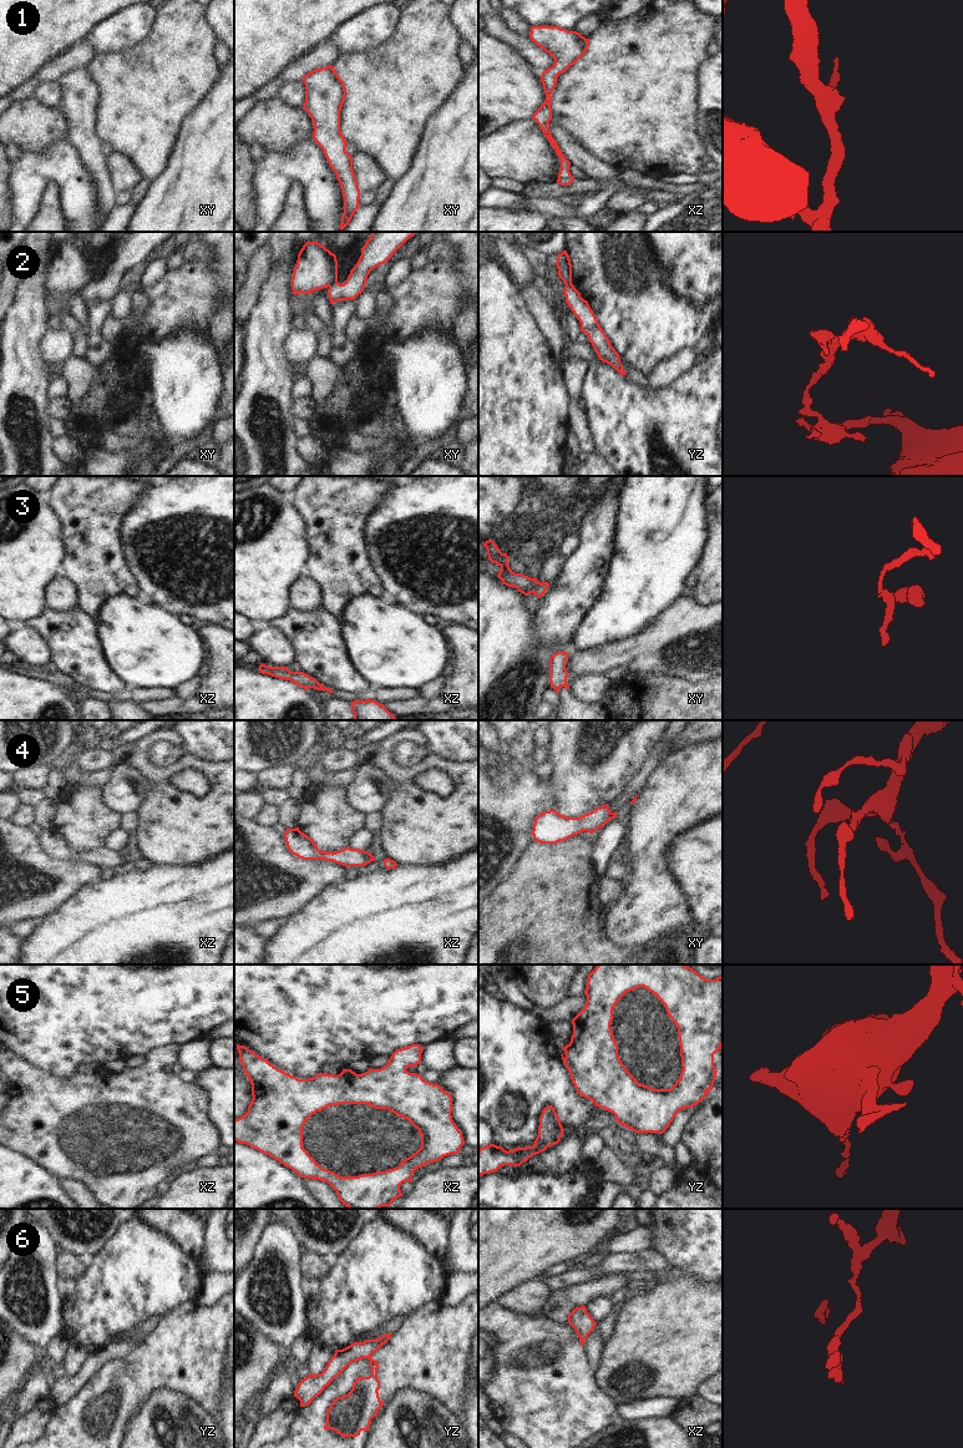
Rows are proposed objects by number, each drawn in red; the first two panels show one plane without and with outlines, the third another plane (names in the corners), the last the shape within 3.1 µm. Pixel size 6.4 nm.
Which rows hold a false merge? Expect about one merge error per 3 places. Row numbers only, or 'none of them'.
2, 6

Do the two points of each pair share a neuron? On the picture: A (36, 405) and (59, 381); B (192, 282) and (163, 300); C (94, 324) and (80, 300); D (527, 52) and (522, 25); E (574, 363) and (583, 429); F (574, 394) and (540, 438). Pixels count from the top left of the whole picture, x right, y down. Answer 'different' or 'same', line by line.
A: different
B: same
C: different
D: different
E: same
F: different

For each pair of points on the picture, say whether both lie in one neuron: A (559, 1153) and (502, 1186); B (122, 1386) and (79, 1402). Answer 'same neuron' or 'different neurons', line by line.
A: different neurons
B: same neuron

